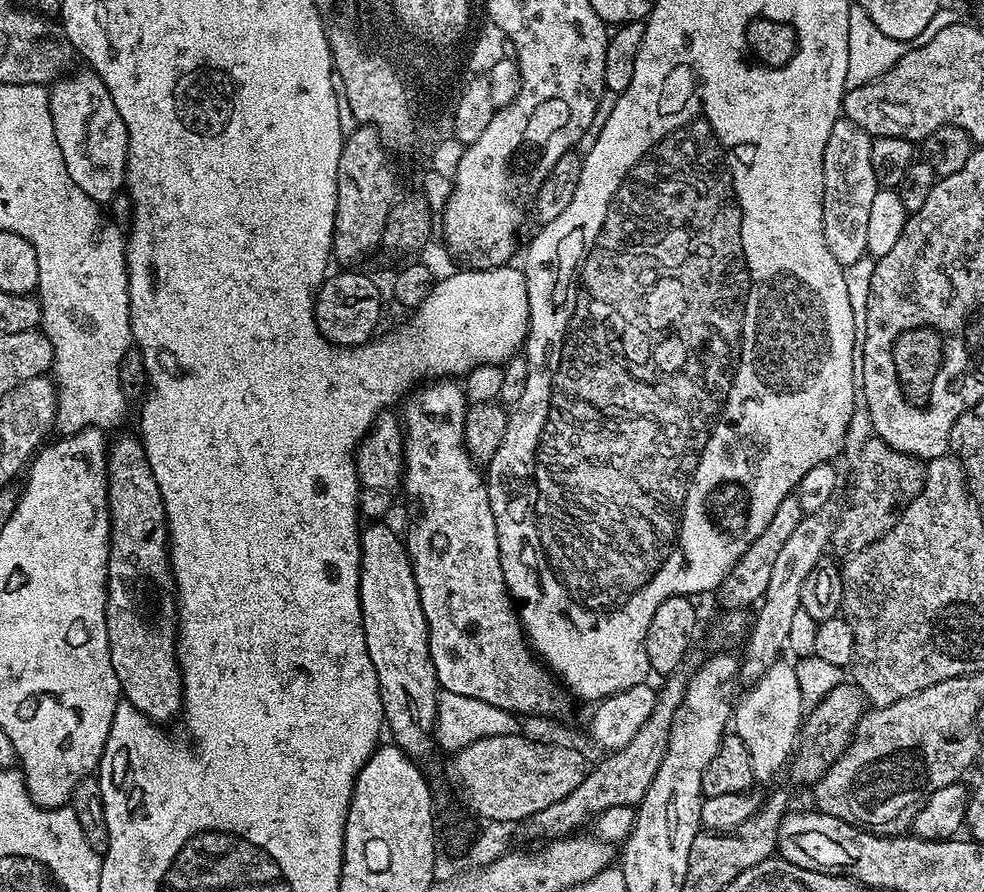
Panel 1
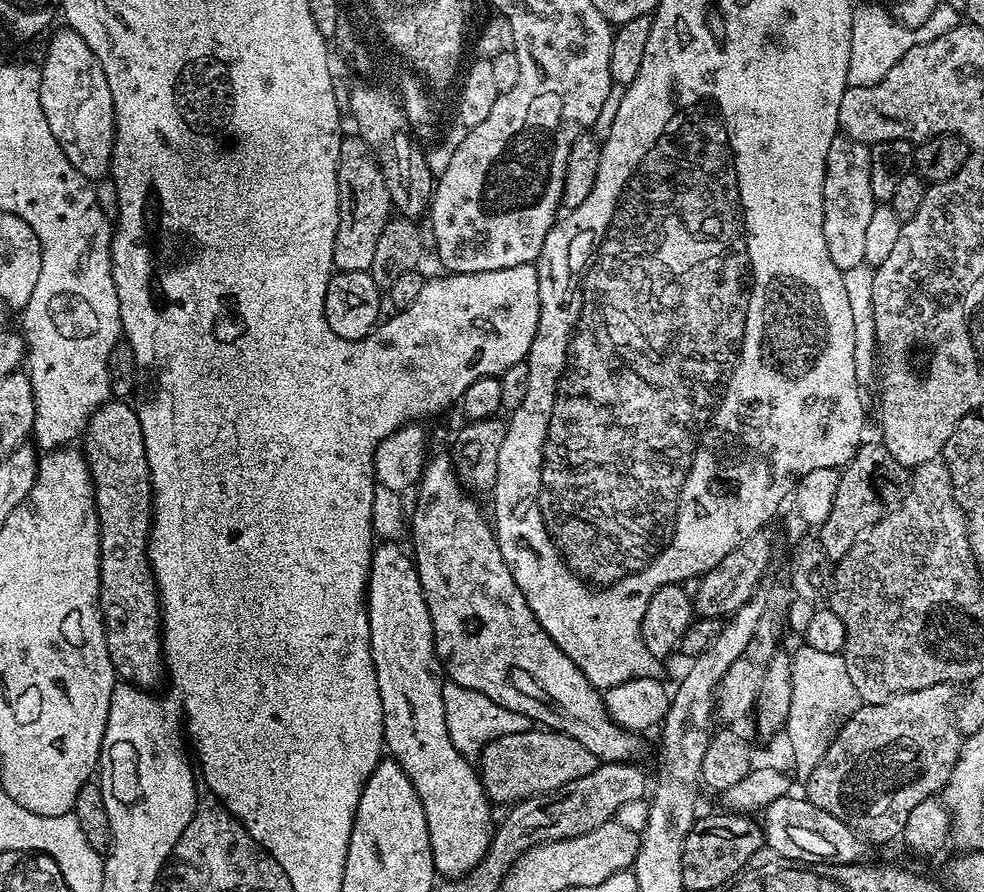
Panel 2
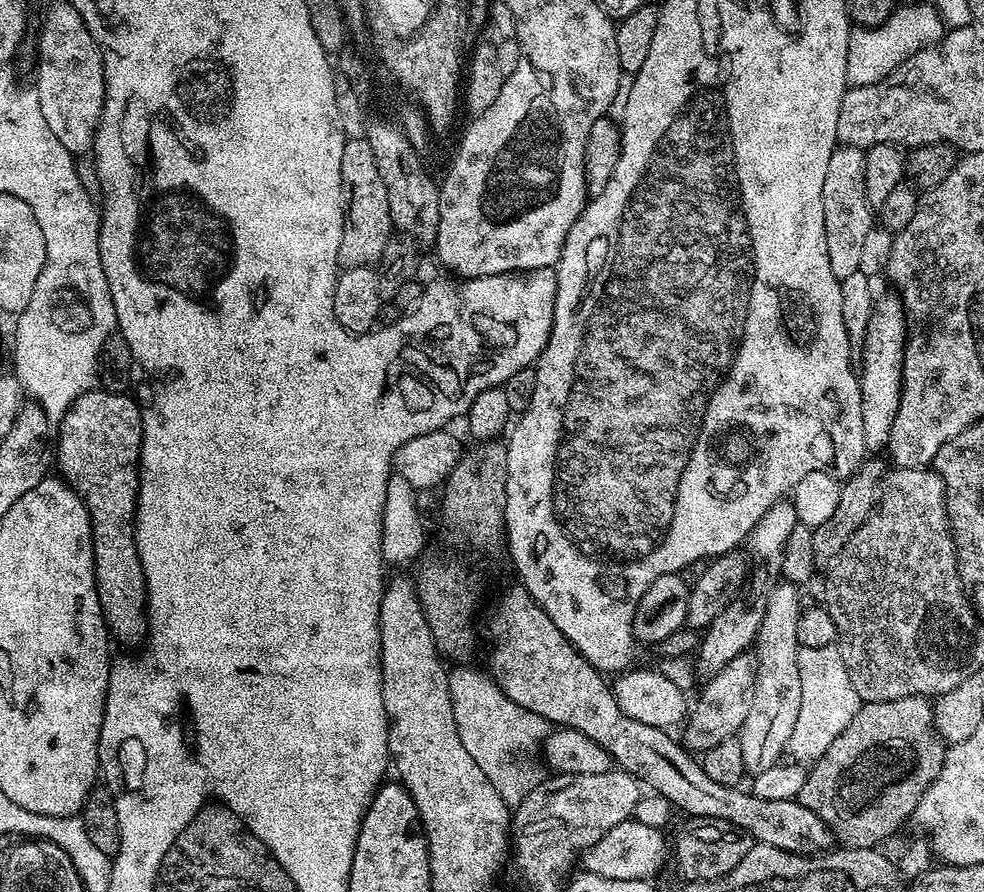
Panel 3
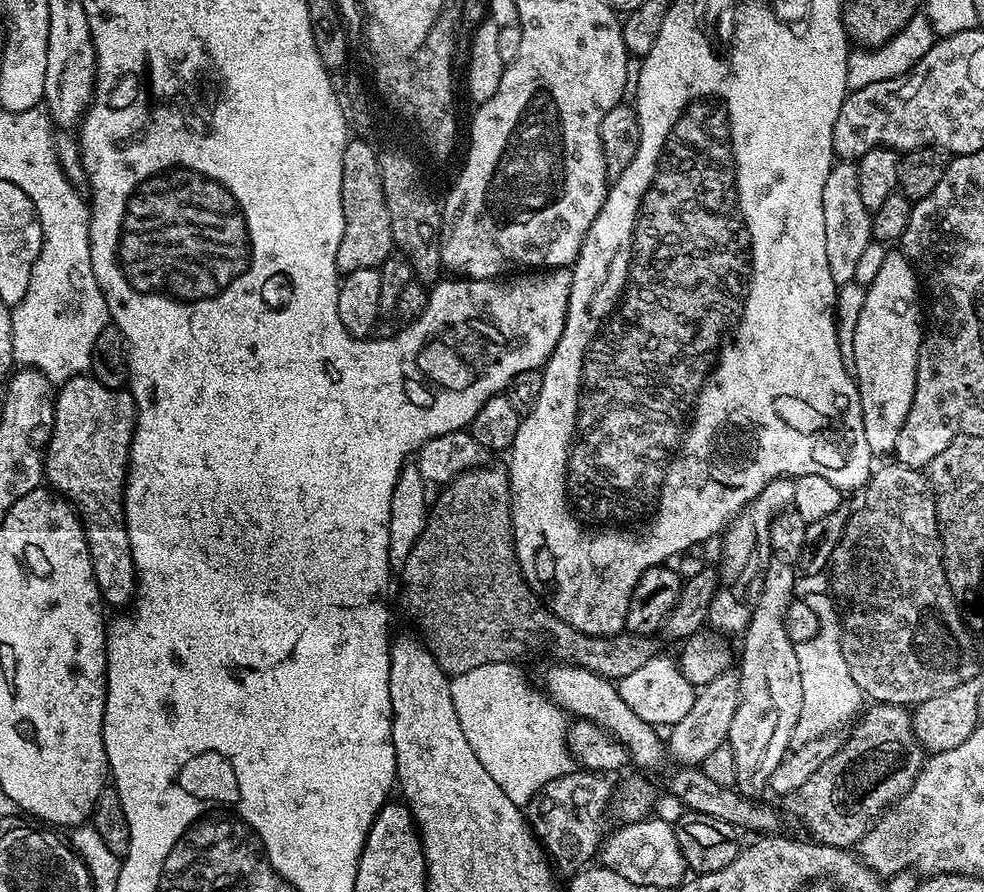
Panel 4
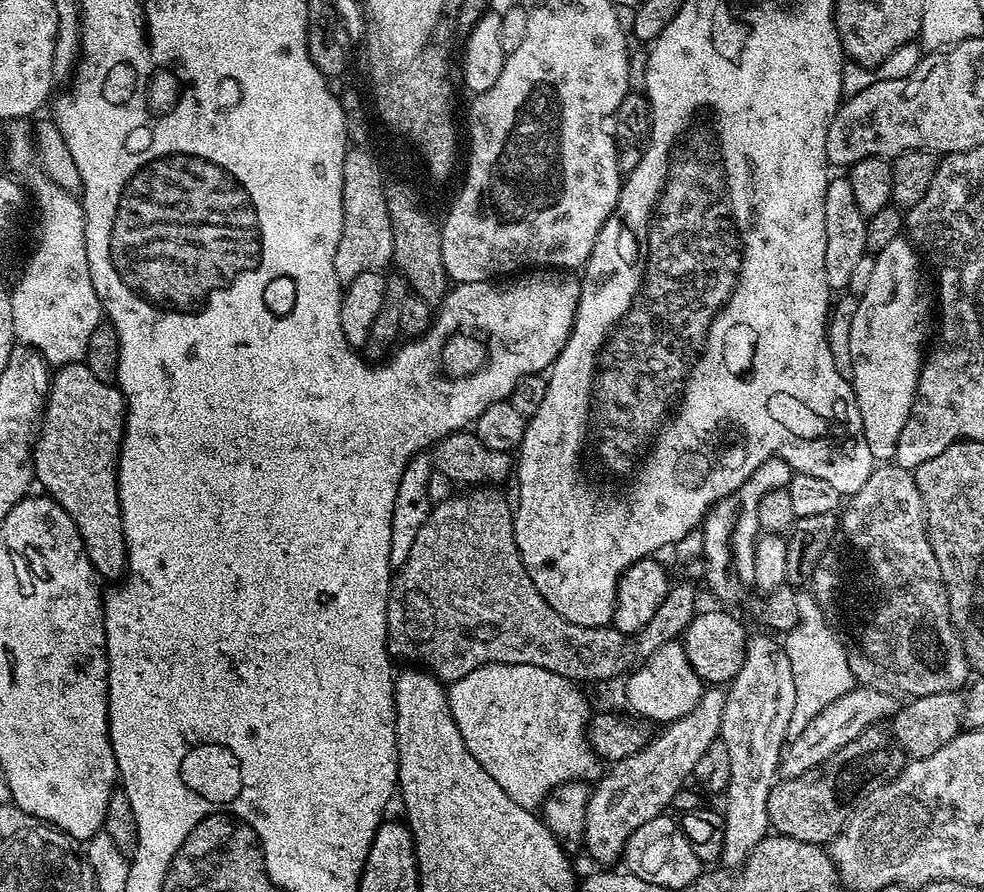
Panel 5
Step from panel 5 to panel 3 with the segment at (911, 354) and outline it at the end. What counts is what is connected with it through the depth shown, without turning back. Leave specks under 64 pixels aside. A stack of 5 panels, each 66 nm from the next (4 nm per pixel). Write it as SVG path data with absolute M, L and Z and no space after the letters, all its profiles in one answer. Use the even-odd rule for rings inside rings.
M899 295L884 296L875 301L870 322L866 326L864 347L858 356L858 379L862 394L862 430L865 449L887 449L890 426L894 426L894 414L898 414L898 402L902 394L902 366L904 344L908 340L908 318Z

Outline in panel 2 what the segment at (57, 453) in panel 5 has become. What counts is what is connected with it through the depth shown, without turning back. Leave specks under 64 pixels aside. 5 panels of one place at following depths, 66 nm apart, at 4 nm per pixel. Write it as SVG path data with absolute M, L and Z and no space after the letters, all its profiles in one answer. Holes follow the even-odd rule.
M120 398L109 399L108 403L100 405L96 413L88 419L82 433L82 451L88 462L88 473L92 476L92 489L96 499L96 517L100 520L100 613L104 615L104 633L106 634L106 646L110 654L110 662L114 666L117 677L121 681L135 684L141 690L155 689L155 684L162 680L166 672L164 663L164 641L160 626L160 593L156 590L156 579L152 573L152 567L148 561L148 534L152 531L152 479L150 478L150 466L146 458L146 442L142 434L142 422L140 413Z

